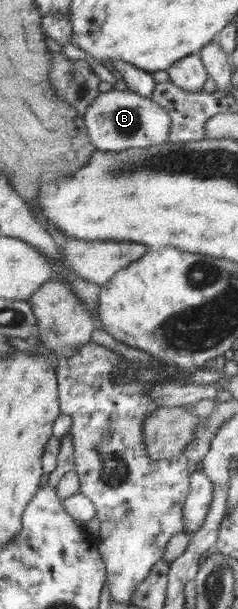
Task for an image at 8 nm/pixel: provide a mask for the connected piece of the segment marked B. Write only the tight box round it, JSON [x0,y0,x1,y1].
[85,89,173,152]

